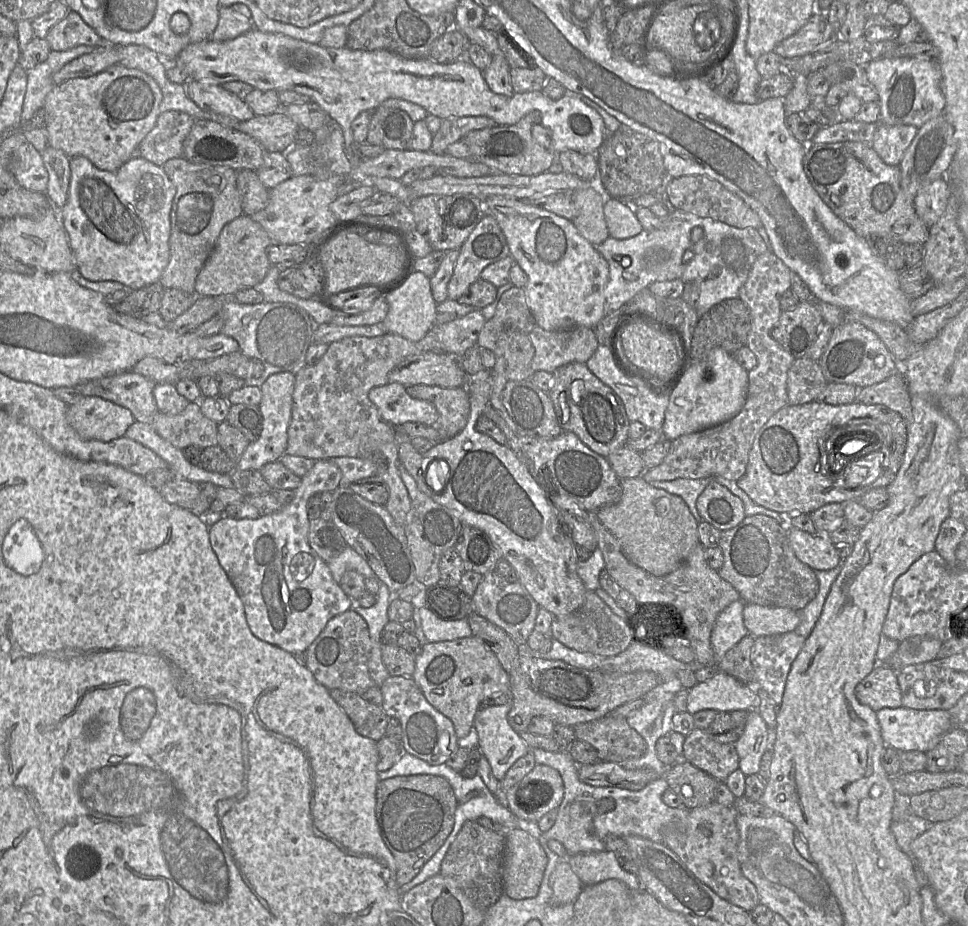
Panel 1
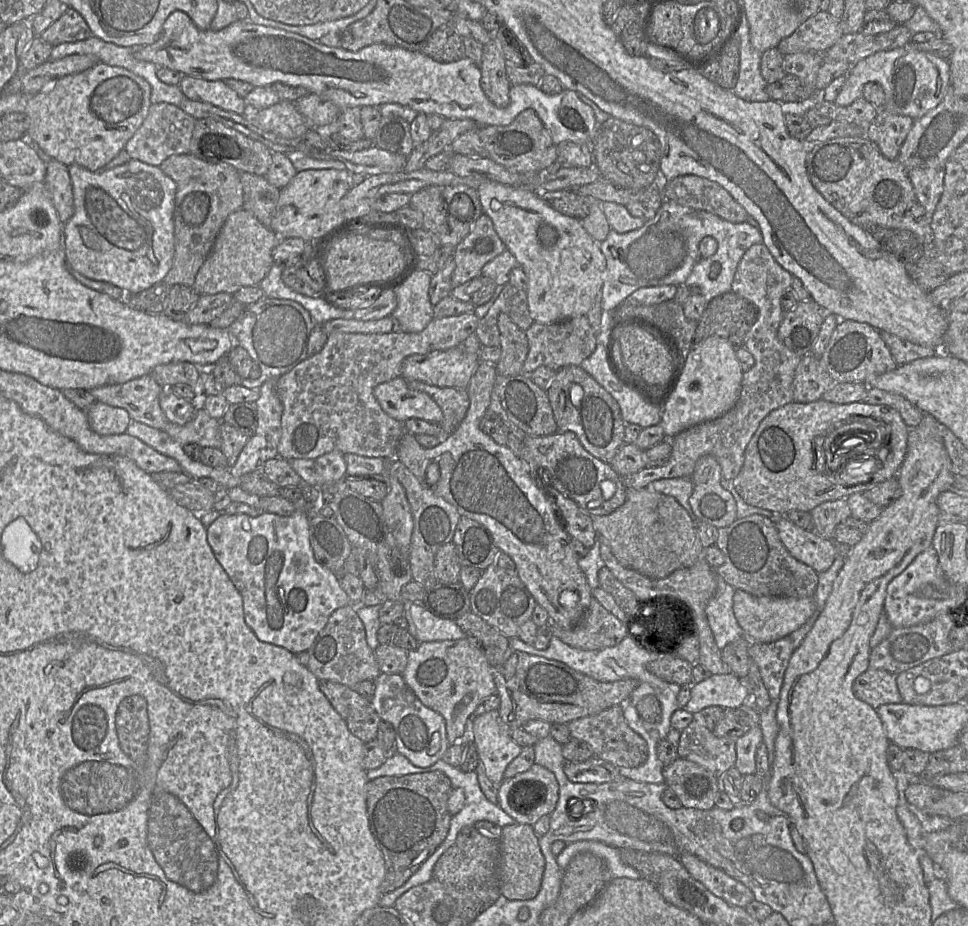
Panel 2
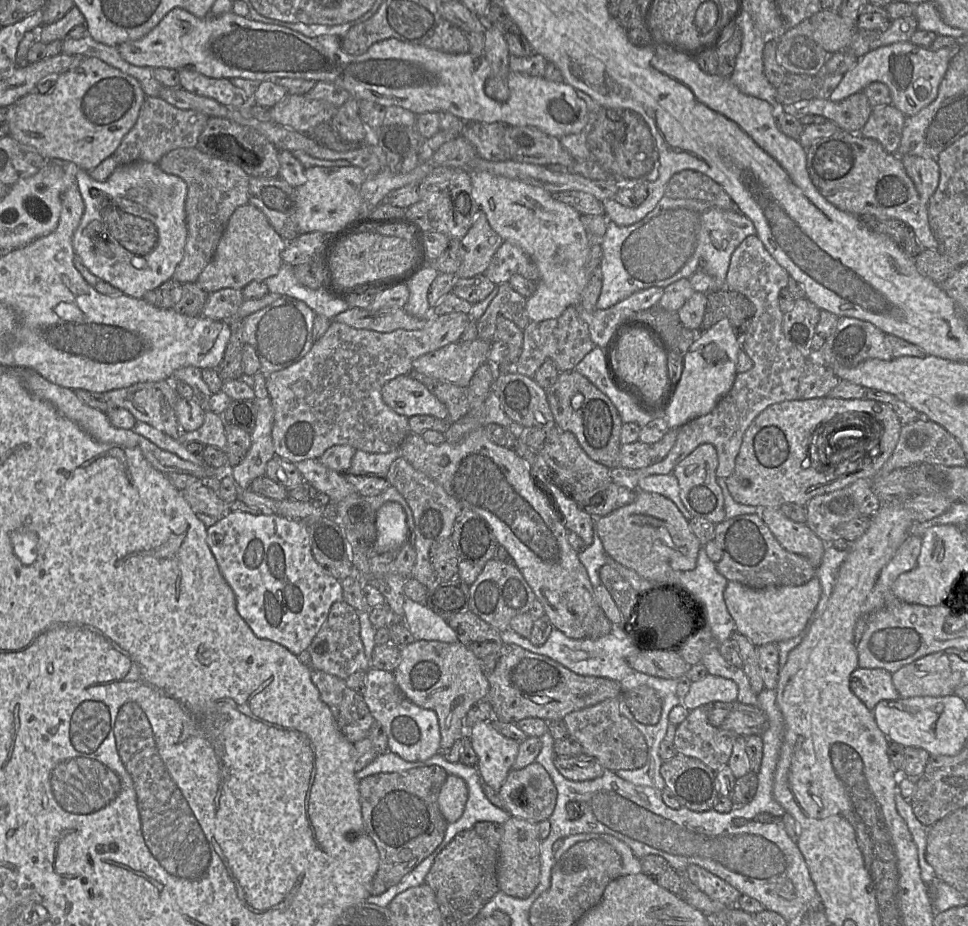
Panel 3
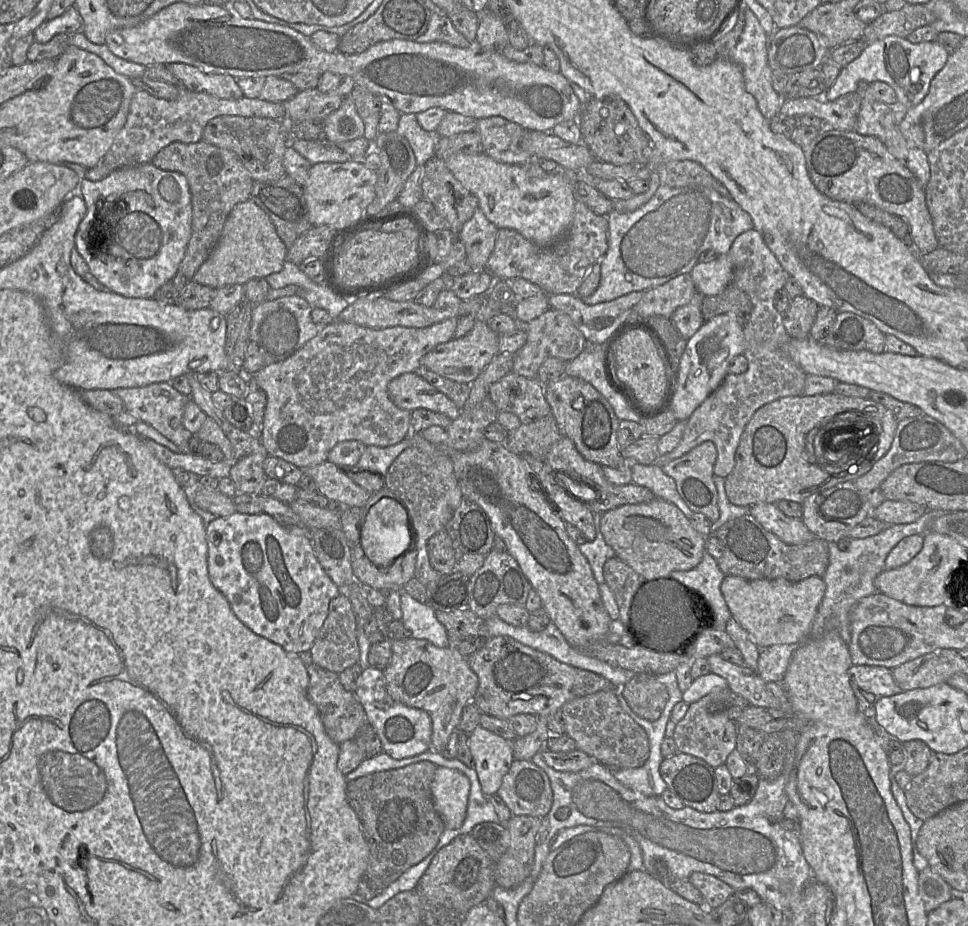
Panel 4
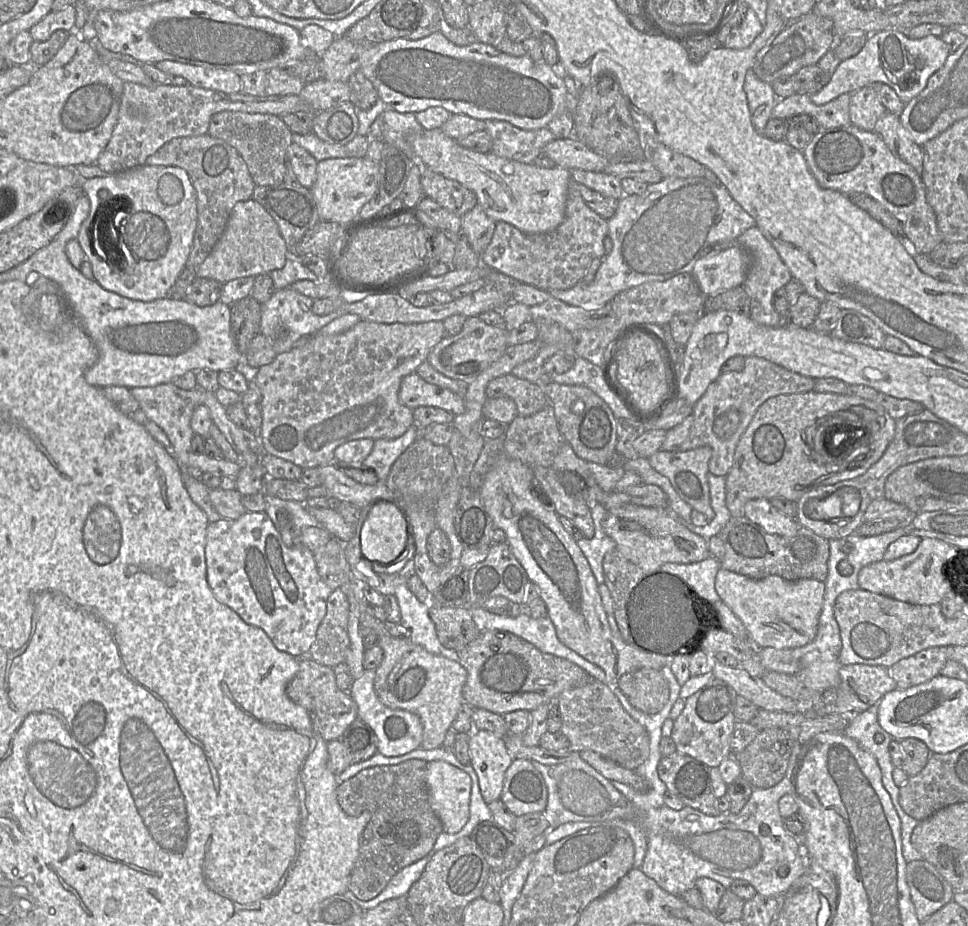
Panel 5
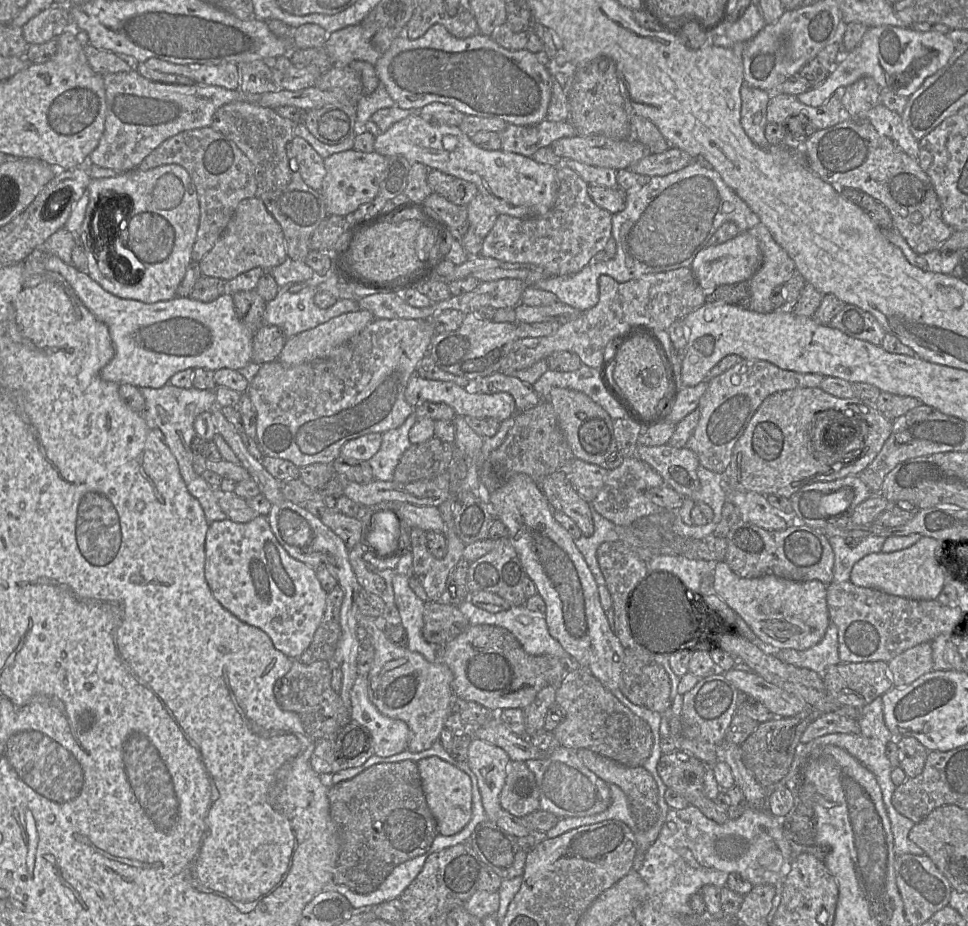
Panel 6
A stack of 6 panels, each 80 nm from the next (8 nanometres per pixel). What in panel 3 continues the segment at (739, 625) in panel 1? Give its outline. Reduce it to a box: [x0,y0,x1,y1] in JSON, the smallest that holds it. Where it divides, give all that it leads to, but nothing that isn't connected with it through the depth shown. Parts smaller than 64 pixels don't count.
[678,546,736,644]

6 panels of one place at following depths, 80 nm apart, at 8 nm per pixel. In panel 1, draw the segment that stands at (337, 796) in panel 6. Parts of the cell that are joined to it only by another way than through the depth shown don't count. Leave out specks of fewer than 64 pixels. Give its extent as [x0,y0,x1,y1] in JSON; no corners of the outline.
[376,774,459,887]

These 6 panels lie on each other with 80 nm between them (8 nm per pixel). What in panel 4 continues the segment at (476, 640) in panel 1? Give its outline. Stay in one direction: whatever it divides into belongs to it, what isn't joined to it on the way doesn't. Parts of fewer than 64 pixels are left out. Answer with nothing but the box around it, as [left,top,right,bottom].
[383,638,479,752]

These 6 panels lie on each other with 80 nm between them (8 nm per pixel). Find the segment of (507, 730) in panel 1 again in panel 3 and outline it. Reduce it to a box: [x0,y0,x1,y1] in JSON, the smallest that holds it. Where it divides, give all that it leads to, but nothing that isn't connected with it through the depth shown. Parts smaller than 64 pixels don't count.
[470,721,519,791]

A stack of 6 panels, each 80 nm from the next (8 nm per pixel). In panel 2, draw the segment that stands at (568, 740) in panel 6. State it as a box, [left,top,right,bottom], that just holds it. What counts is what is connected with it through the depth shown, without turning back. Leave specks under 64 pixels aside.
[567,705,648,767]

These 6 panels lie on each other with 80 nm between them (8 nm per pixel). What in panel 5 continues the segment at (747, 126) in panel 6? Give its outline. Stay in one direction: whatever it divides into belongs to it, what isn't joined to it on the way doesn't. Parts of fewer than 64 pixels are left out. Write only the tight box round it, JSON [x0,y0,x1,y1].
[744,69,778,134]

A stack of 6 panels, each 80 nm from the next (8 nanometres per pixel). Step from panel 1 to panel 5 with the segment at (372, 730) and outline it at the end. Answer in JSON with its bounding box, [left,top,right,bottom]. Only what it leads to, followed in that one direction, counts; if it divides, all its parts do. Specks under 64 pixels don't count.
[286,659,358,742]

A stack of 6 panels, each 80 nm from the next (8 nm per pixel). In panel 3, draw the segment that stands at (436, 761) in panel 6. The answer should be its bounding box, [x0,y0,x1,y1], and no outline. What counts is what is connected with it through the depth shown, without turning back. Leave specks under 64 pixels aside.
[439,775,468,823]

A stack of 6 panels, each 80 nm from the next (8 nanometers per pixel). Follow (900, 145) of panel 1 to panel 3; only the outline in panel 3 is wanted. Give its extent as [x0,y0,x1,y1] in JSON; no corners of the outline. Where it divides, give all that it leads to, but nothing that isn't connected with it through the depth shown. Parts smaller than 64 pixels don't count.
[860,105,906,154]

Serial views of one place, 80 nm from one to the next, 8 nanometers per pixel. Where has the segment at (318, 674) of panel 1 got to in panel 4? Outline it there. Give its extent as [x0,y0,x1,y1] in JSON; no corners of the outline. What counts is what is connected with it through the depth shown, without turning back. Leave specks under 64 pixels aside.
[309,594,359,673]

